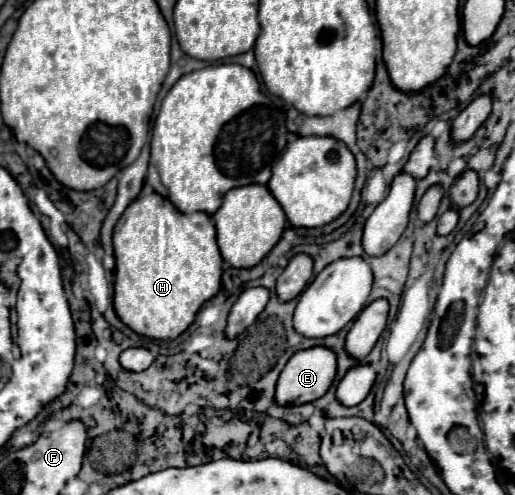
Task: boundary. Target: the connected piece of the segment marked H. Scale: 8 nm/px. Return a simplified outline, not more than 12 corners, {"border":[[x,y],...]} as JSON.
{"border":[[159,193],[113,231],[115,311],[175,339],[221,289],[215,225]]}

